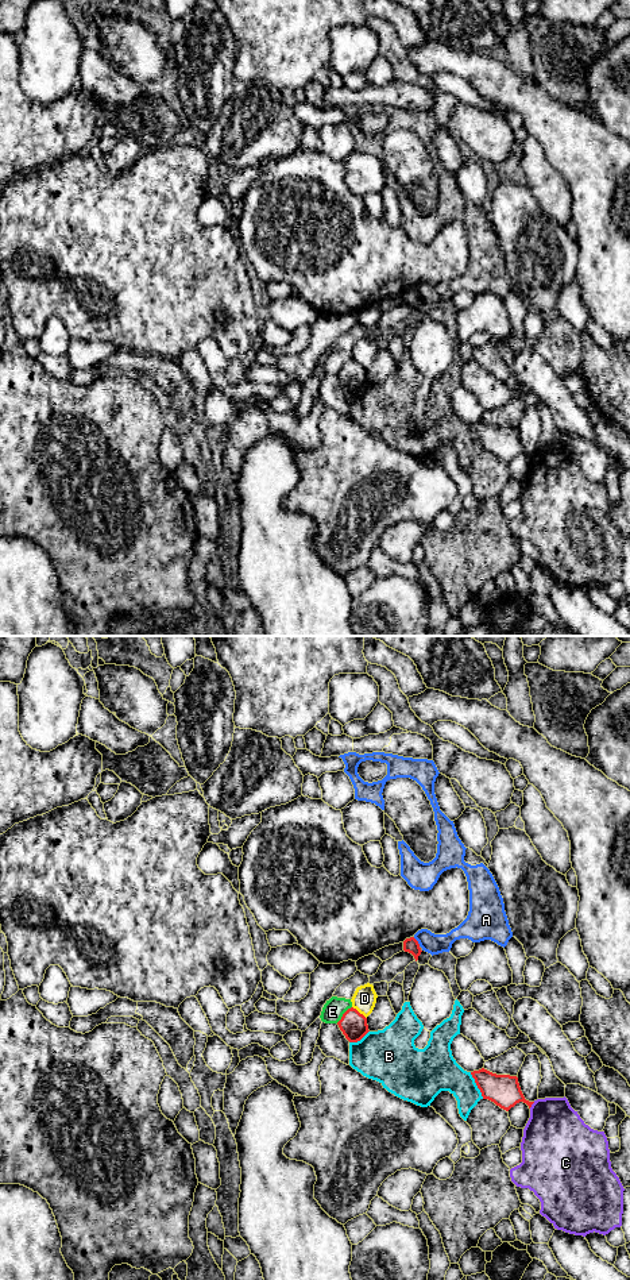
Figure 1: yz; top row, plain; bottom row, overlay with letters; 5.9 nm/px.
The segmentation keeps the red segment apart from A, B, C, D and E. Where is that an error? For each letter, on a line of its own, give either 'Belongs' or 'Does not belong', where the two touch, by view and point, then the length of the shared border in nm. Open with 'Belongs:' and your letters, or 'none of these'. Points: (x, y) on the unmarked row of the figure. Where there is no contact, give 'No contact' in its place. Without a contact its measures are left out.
Belongs: none of these
A: Does not belong. Touches red at yz (417, 293). Shared border 70 nm
B: Does not belong. Touches red at yz (476, 436). Shared border 180 nm
C: Does not belong. Touches red at yz (532, 455). Shared border 50 nm
D: Does not belong. Touches red at yz (358, 363). Shared border 120 nm
E: Does not belong. Touches red at yz (343, 366). Shared border 140 nm

